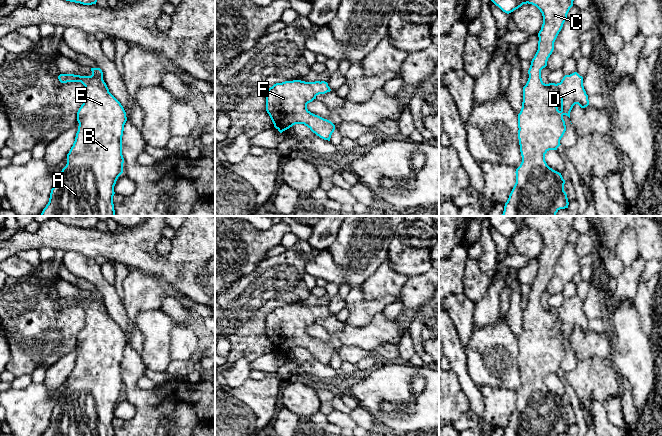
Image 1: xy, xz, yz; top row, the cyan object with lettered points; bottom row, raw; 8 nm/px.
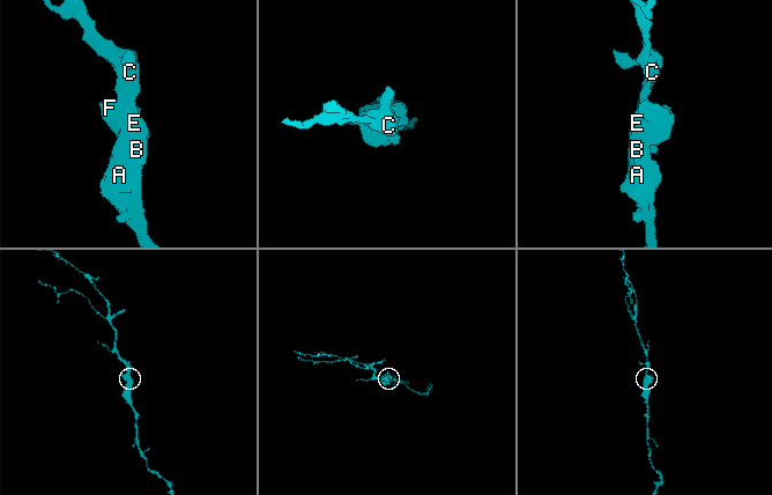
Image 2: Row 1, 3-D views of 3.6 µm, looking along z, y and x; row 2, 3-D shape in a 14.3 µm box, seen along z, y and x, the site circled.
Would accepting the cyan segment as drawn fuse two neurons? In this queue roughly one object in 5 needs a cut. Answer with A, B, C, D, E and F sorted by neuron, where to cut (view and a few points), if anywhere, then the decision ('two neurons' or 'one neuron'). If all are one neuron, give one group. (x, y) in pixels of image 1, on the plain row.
A B C D E F | no cut | one neuron

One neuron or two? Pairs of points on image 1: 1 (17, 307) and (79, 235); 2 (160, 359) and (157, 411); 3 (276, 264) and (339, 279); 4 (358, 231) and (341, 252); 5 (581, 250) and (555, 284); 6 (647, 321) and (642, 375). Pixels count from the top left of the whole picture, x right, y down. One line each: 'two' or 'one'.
1: two
2: two
3: two
4: one
5: two
6: two

